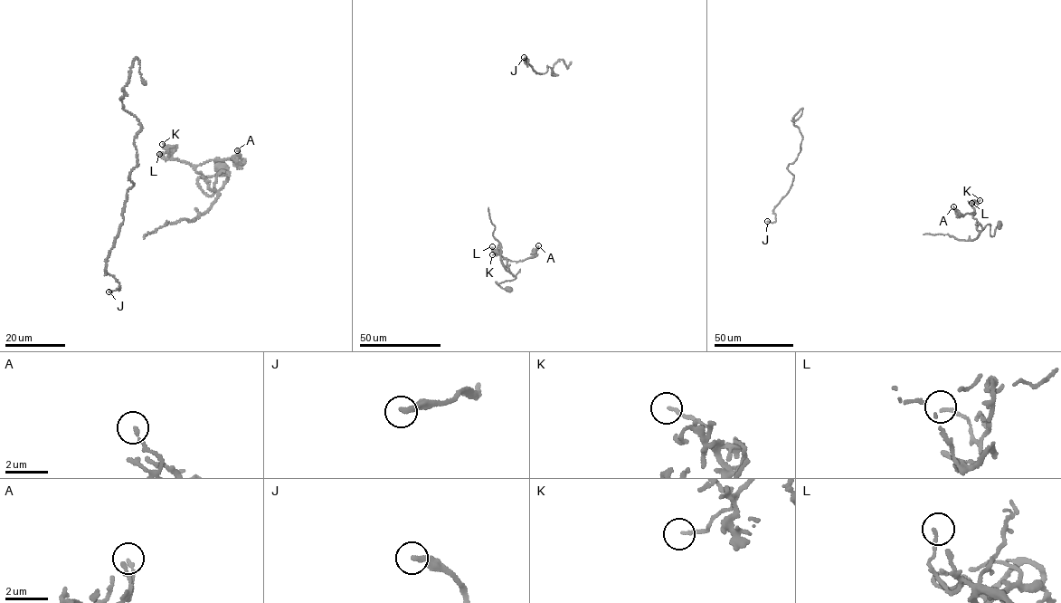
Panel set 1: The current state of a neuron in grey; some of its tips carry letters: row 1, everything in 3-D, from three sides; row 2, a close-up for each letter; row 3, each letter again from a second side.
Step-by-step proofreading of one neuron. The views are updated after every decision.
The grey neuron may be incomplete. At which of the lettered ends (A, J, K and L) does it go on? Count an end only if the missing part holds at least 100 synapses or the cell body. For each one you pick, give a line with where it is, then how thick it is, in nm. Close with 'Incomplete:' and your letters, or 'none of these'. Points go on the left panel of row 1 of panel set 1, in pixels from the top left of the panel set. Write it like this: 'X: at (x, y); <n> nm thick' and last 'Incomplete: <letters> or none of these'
J: at (108, 291); 280 nm thick
Incomplete: J

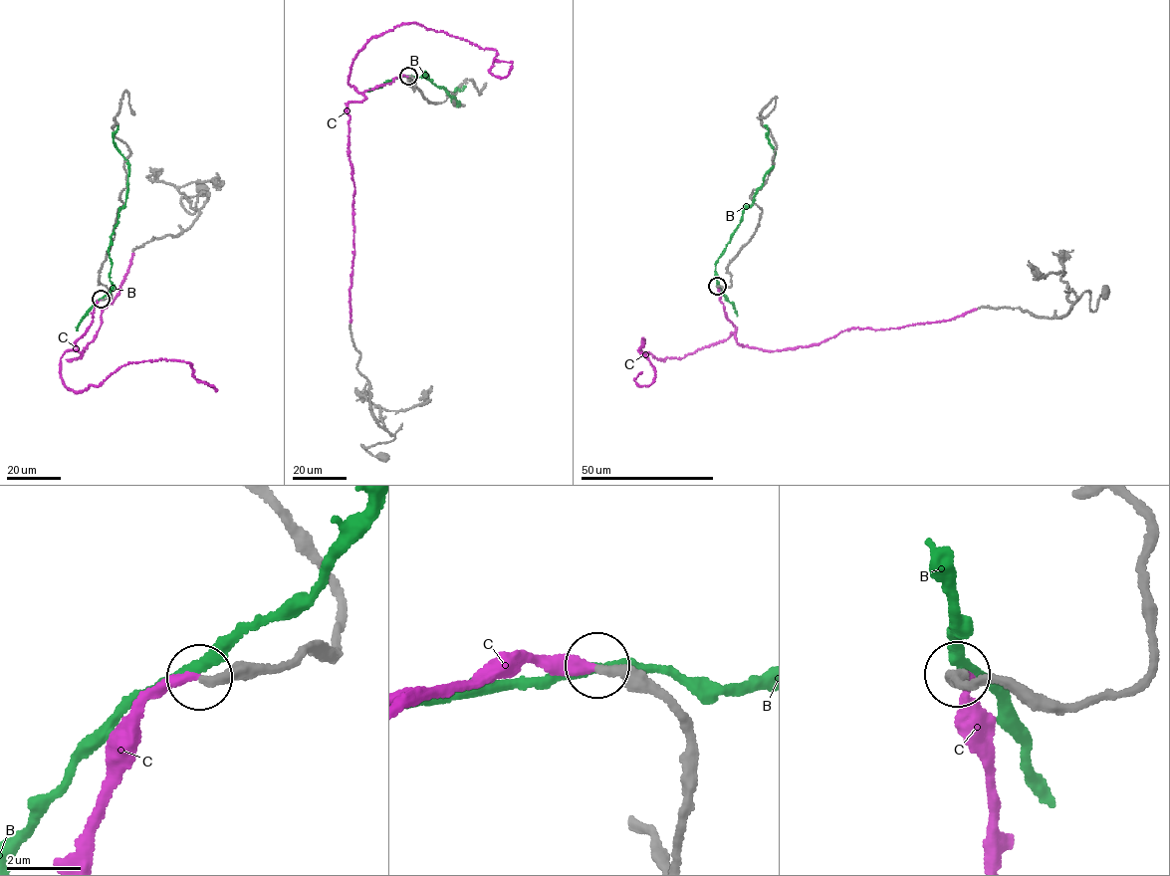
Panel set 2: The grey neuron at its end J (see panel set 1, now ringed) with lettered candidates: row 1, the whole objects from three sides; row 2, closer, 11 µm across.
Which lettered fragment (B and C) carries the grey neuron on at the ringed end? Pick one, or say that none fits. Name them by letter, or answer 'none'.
C

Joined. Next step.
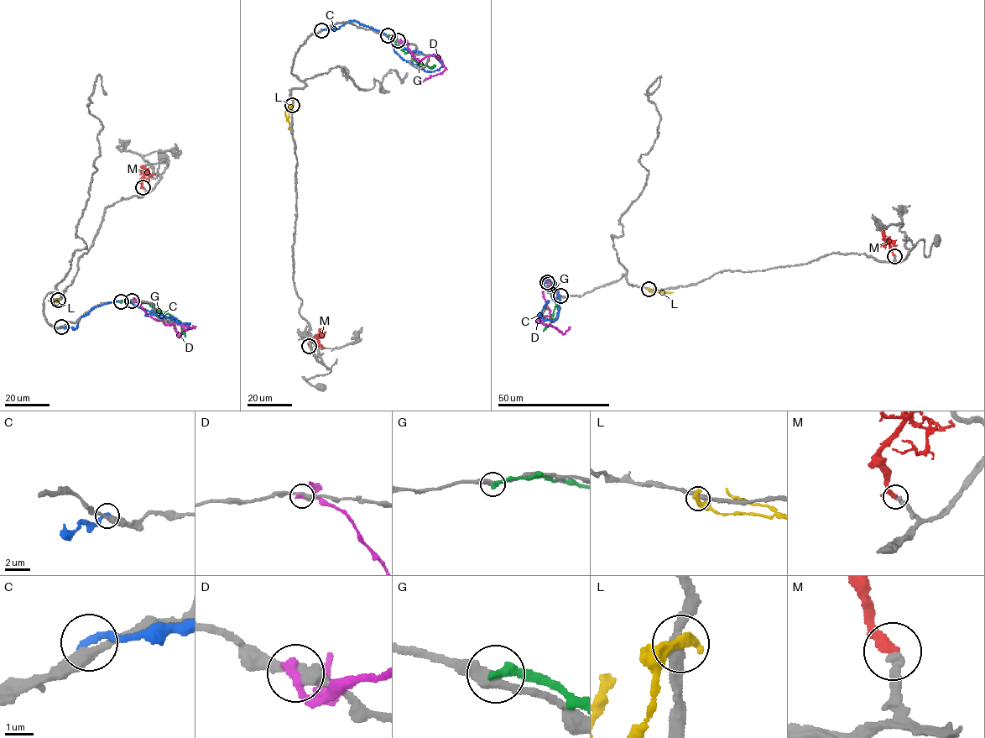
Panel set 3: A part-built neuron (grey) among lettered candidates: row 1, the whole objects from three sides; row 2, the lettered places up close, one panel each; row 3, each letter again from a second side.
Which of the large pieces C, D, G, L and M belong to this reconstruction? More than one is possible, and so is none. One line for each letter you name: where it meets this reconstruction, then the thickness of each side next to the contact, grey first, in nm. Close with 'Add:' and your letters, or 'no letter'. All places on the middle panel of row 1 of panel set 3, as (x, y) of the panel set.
M: meets grey at (309, 346); 320 nm thick on the grey side, 340 nm on the other
Add: M

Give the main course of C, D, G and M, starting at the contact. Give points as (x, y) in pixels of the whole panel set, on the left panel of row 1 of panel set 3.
C: (61, 327), (75, 328), (78, 320), (95, 307), (124, 300), (190, 325), (179, 324), (170, 316), (144, 315)
D: (132, 300), (165, 323), (195, 327), (179, 336), (174, 327)
G: (121, 302), (148, 303), (157, 310), (169, 314), (180, 321), (185, 337)
M: (143, 187), (141, 179), (146, 172), (148, 178), (145, 180)

